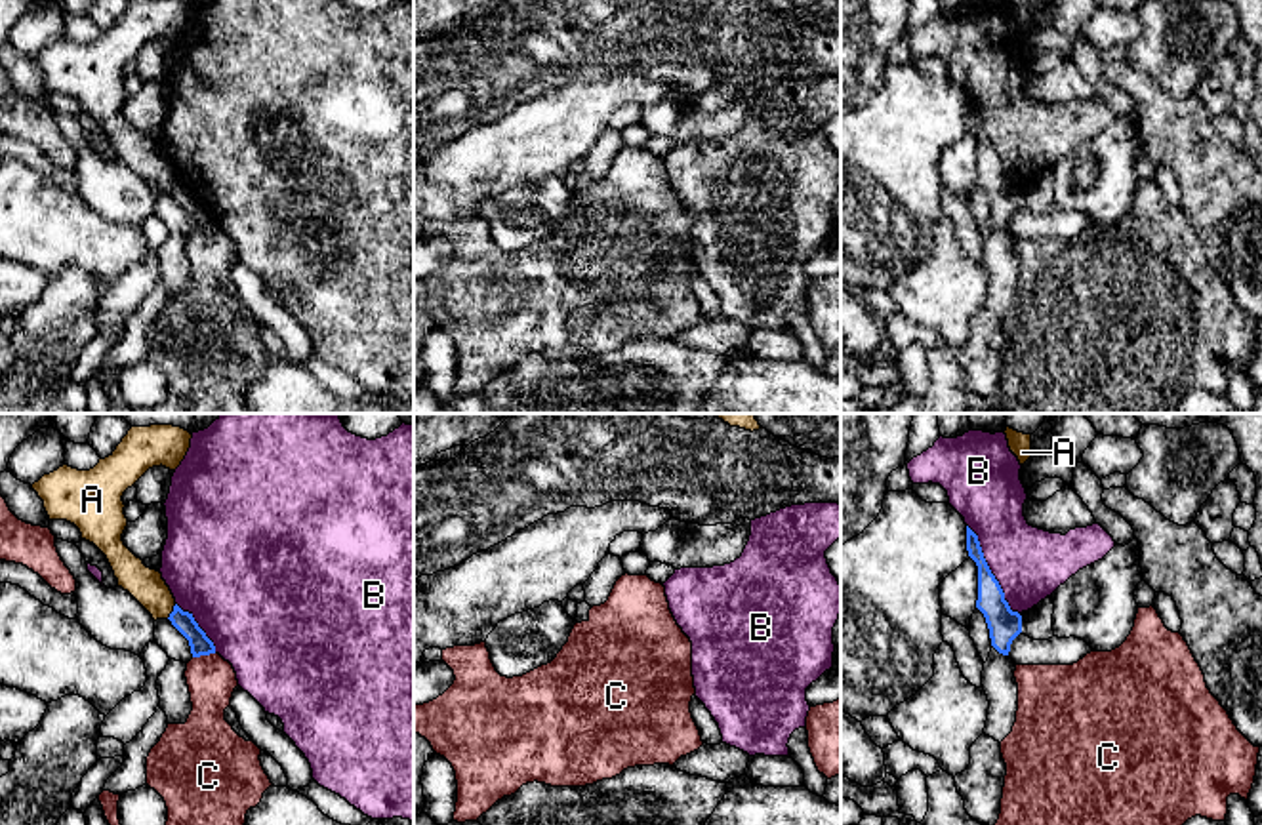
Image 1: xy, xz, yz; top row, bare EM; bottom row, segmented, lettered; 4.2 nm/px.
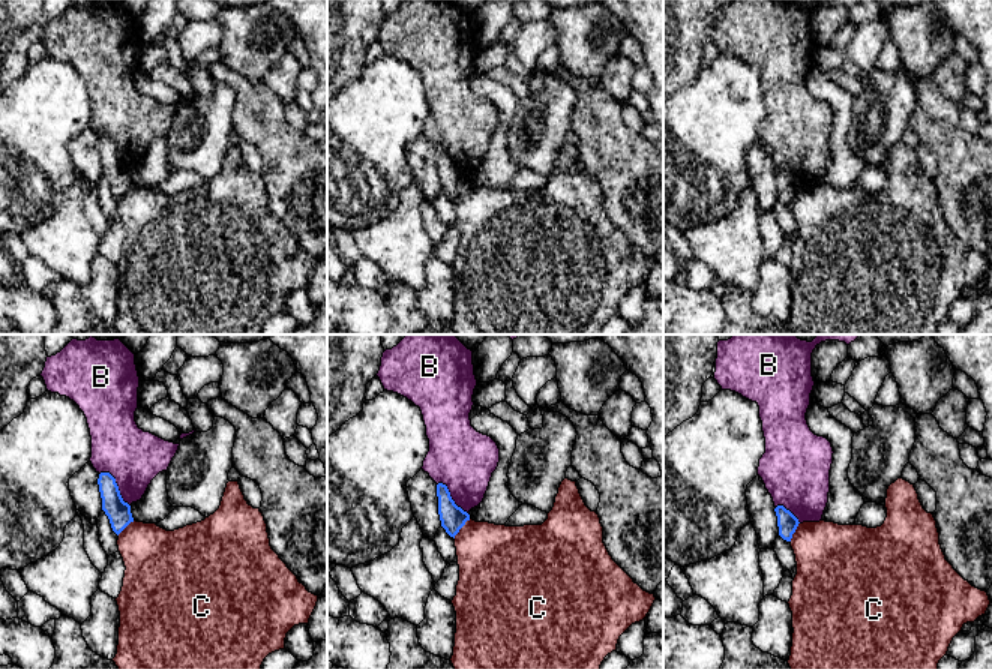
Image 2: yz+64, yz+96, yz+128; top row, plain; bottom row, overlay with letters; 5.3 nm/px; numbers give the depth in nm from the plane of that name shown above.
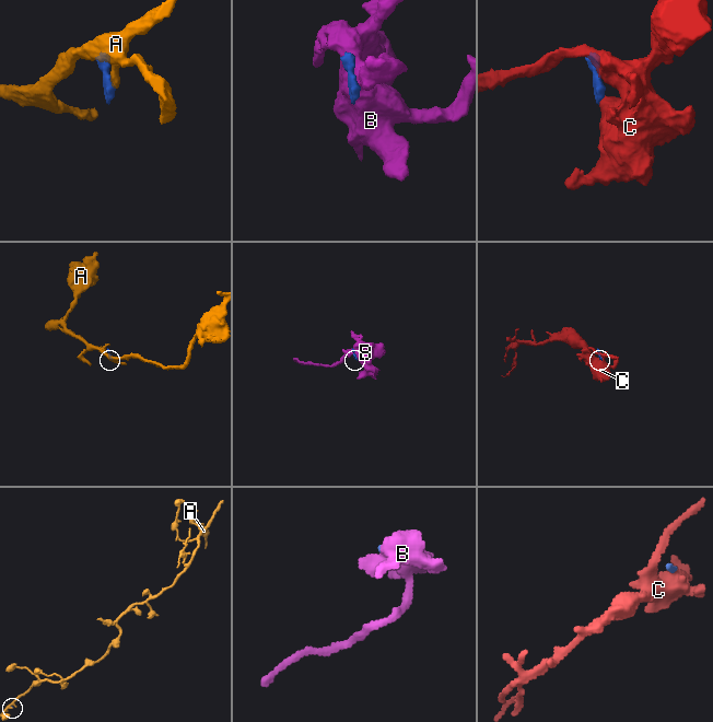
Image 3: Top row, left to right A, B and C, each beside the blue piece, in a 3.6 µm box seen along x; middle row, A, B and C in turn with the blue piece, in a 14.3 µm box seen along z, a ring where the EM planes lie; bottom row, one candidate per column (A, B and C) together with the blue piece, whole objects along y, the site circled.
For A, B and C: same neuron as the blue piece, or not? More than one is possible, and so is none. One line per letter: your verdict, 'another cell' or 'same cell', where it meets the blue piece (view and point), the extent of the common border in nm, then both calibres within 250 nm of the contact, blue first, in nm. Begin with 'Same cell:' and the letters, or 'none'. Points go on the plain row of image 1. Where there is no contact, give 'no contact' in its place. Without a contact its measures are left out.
Same cell: none
A: another cell | xy (172, 185) | 80 nm | 90/150 nm
B: another cell | yz (990, 143) | 440 nm | 140/300 nm
C: another cell | xy (203, 227) | 100 nm | 90/200 nm

